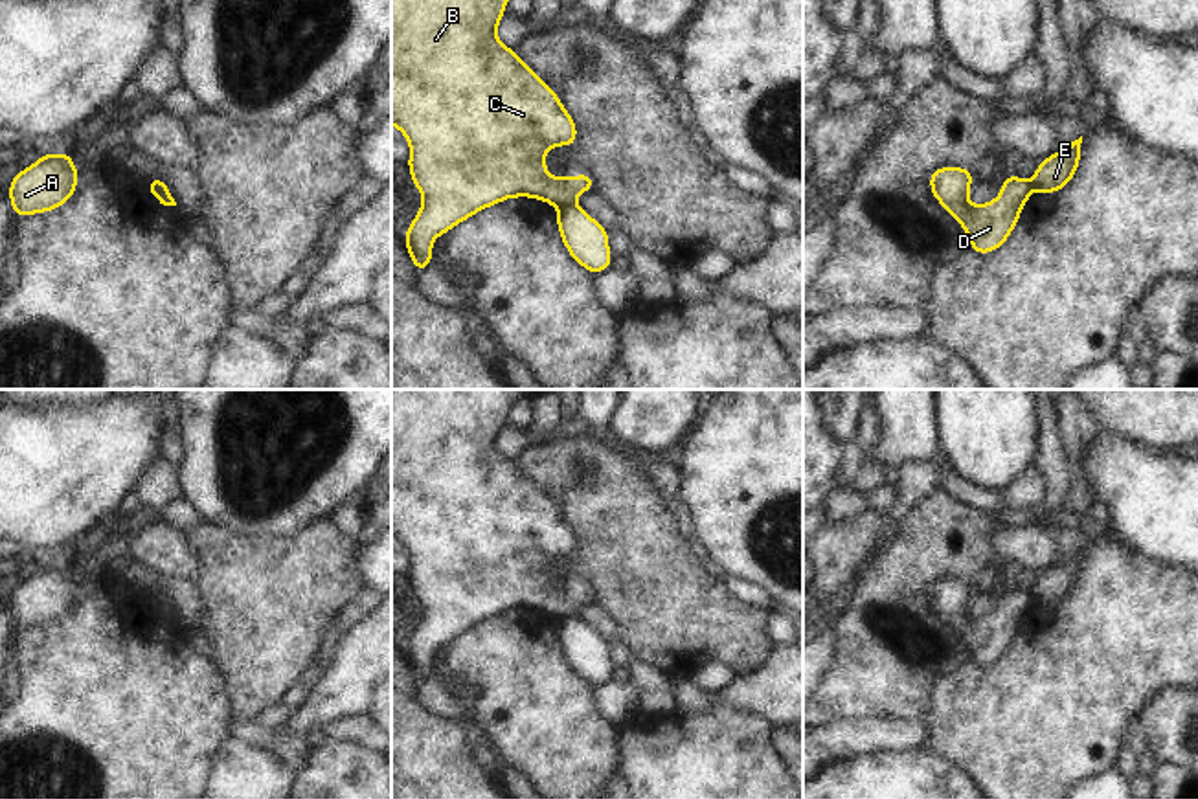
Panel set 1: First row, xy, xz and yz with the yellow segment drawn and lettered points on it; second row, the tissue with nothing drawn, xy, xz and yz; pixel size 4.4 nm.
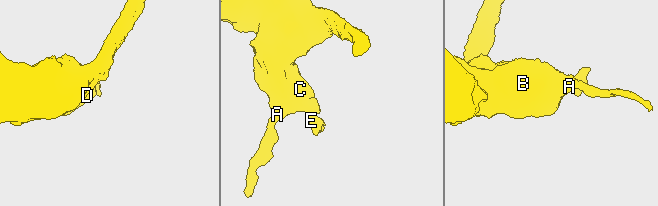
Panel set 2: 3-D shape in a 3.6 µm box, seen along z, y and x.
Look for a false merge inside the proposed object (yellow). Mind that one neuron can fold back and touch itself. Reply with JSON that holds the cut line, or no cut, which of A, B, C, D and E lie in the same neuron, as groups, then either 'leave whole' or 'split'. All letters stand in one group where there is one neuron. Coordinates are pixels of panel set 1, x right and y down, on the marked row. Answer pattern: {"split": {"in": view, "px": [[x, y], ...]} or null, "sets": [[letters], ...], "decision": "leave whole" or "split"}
{"split": {"in": "xy", "px": [[146, 182], [169, 195]]}, "sets": [["A", "B", "C", "D"], ["E"]], "decision": "split"}

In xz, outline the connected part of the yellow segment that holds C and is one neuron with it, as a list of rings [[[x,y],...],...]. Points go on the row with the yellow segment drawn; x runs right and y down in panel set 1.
[[[391,0],[391,125],[395,125],[410,141],[408,169],[415,187],[423,195],[421,211],[410,222],[406,230],[406,250],[415,264],[417,274],[432,264],[432,242],[437,235],[446,233],[461,220],[467,220],[474,213],[494,206],[505,198],[529,197],[540,198],[551,206],[575,204],[575,197],[584,191],[592,191],[593,178],[590,173],[581,176],[553,178],[544,162],[544,154],[555,145],[573,147],[577,138],[577,127],[557,94],[518,57],[516,50],[509,50],[496,37],[498,22],[505,15],[507,0]]]

